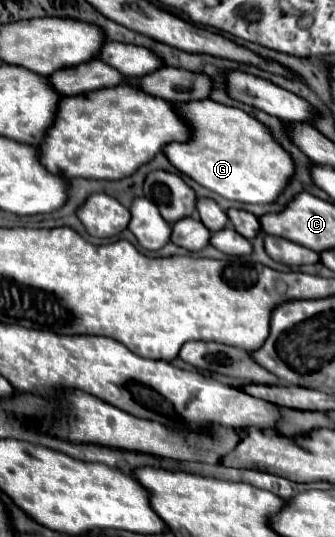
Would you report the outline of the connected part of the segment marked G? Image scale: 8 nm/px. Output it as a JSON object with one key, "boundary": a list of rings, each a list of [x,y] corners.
{"boundary":[[[211,99],[177,103],[177,115],[191,129],[187,143],[169,143],[163,149],[163,155],[177,171],[229,201],[273,203],[285,189],[287,179],[293,175],[293,161],[257,119]]]}

